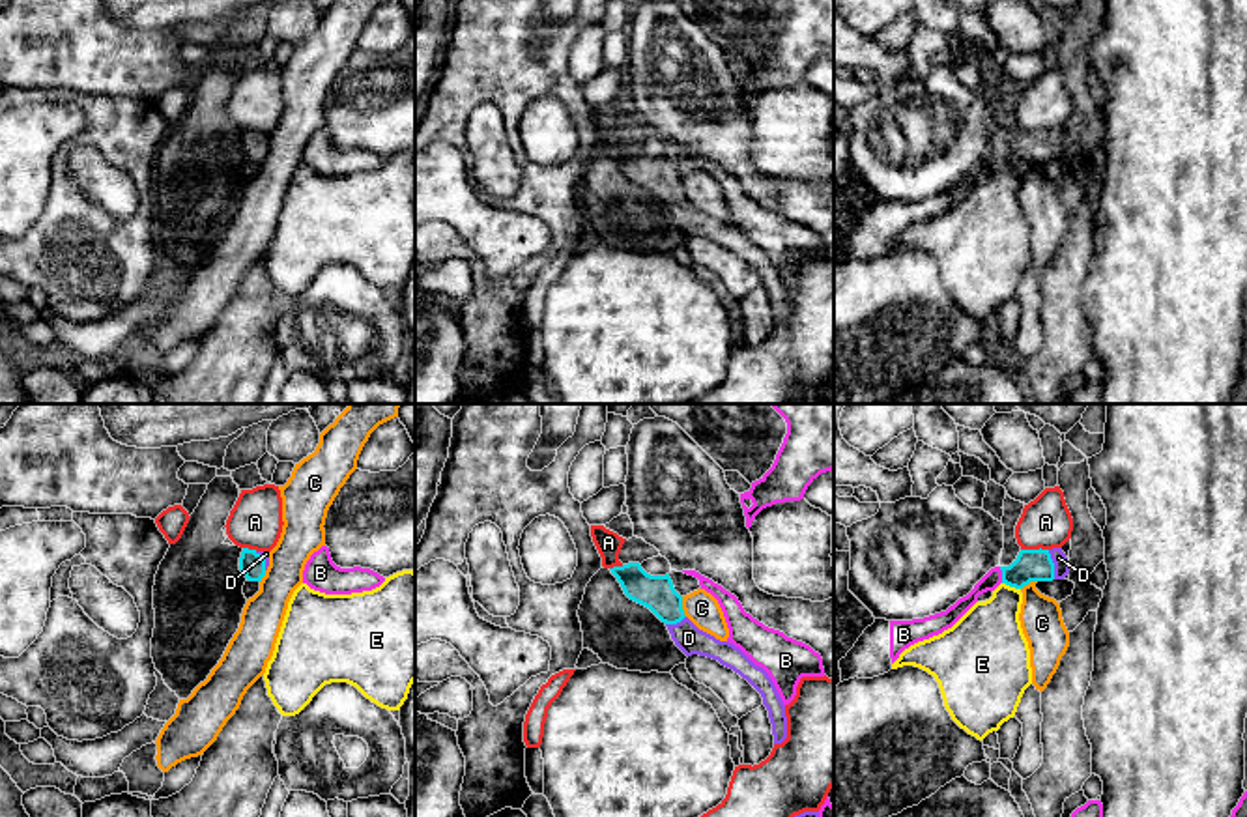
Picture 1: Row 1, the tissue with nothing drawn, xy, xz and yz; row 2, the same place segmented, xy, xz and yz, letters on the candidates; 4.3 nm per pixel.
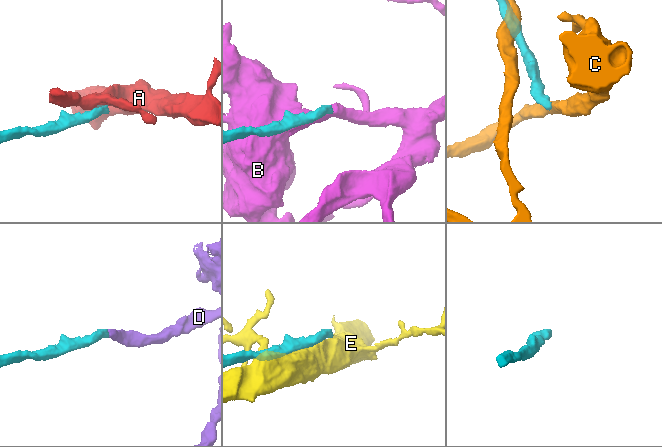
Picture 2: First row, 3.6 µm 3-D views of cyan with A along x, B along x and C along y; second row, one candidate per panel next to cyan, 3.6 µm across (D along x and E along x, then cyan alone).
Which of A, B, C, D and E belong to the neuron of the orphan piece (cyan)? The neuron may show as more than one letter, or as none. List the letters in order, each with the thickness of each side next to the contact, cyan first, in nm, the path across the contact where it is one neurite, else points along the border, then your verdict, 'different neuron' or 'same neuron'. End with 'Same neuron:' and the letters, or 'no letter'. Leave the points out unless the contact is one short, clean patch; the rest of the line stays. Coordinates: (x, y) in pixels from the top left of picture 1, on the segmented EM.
A: 140/220 nm | along yz (1047, 548), (1021, 550) | different neuron
B: 140/80 nm | different neuron
C: 150/150 nm | different neuron
D: 140/70 nm | across yz (1032, 565), (1053, 565), (1059, 558) | same neuron
E: 140/300 nm | different neuron
Same neuron: D

